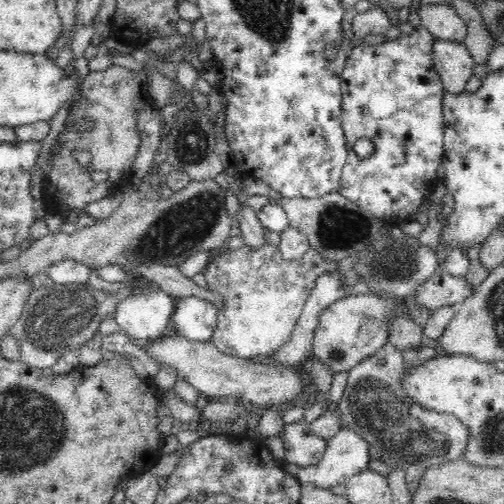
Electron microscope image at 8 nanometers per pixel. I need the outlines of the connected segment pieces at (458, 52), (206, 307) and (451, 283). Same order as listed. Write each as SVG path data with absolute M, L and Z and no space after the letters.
M434 42L434 67L438 69L443 92L454 95L466 93L468 80L477 76L476 64L476 59L464 43Z
M195 296L177 297L174 301L174 330L196 342L212 342L218 326L218 310Z
M446 270L428 278L418 292L414 294L416 304L432 310L442 306L457 306L464 304L470 296L474 296L476 288L465 277L454 276Z

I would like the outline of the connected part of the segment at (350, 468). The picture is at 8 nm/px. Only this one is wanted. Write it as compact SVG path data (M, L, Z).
M343 426L336 436L327 440L327 443L328 446L322 460L320 460L320 464L300 468L295 464L287 464L286 459L283 458L282 465L284 465L284 469L296 476L301 484L314 483L316 486L325 489L330 489L337 484L345 484L352 476L356 476L368 469L371 446L356 431Z

